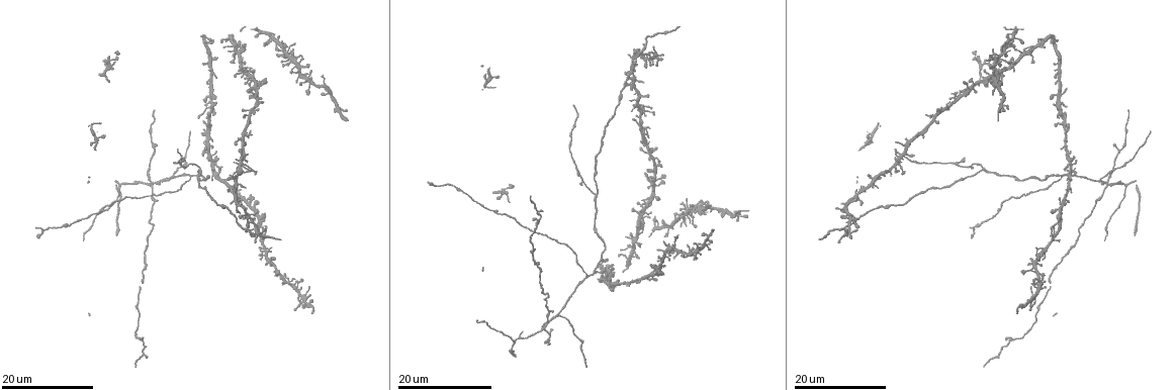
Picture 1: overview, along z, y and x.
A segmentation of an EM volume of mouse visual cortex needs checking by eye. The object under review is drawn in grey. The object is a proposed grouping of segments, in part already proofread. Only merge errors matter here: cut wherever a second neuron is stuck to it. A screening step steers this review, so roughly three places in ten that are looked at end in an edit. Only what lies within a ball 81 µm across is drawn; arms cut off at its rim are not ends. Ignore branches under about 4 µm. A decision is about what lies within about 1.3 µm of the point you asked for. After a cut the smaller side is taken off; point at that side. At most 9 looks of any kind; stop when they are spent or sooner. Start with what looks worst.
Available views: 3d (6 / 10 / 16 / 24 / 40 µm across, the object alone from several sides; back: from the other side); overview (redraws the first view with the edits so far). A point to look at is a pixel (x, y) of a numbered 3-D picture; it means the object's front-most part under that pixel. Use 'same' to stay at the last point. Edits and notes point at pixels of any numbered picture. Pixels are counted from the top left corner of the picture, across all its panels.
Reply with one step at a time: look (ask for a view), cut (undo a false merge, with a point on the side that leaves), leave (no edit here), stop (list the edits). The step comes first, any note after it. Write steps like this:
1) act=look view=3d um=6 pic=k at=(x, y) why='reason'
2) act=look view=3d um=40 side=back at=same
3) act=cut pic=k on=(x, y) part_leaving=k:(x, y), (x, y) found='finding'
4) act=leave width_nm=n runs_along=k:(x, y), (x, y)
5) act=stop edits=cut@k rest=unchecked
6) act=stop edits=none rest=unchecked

act=look view=3d um=24 pic=1 at=(545, 322) why='looks like a crossing'

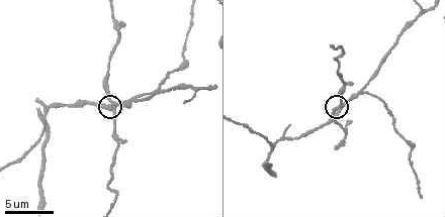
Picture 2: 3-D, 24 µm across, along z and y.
act=look view=3d um=10 pic=2 at=(112, 108)

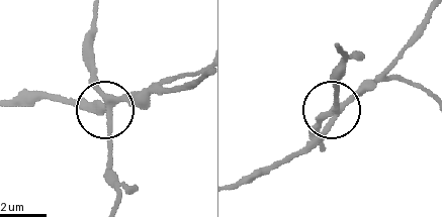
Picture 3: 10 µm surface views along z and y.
act=cut pic=3 on=(108, 132) side_arm_um=27 part_leaving=3:(125, 99), (110, 110), (116, 203) found='a second neuron is stuck on'

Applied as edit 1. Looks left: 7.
act=look view=overview

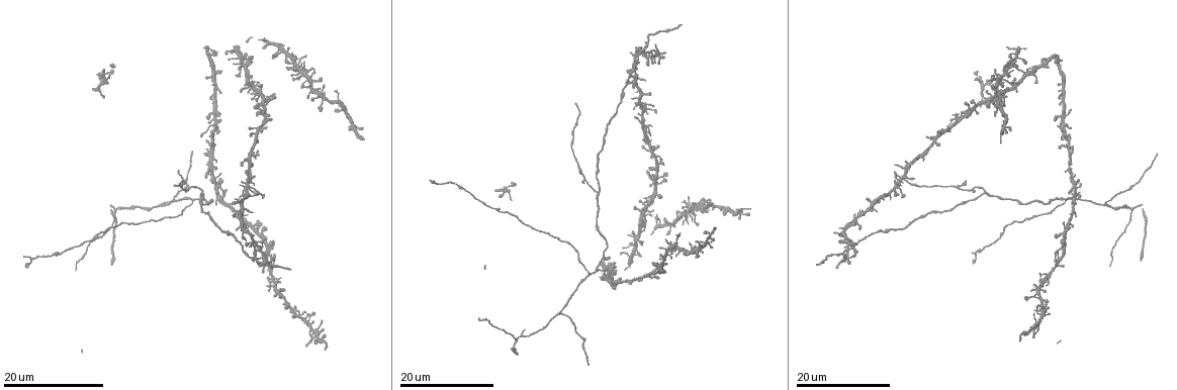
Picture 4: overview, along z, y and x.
act=look view=3d um=16 pic=4 at=(959, 186) why='a fork'

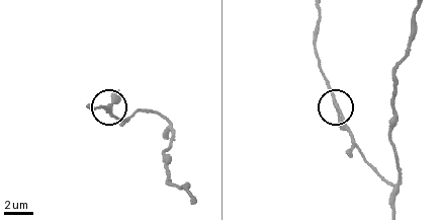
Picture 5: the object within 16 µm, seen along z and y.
act=look view=3d um=6 pic=5 at=(338, 106)

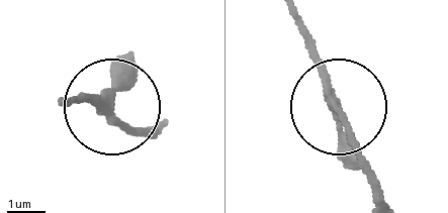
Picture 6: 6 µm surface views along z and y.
act=leave width_nm=250 runs_along=6:(165, 124), (129, 130), (106, 102), (75, 102) found='one neuron here'

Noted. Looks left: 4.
act=look view=3d um=10 pic=2 at=(423, 10) why='thin arm on a thick one'

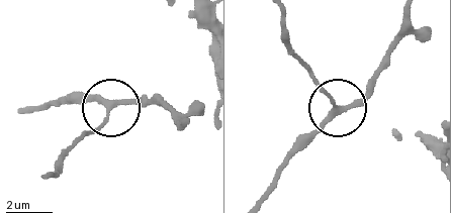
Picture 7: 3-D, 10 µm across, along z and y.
act=look view=3d um=10 side=back pic=7 at=(336, 112) why='from behind'

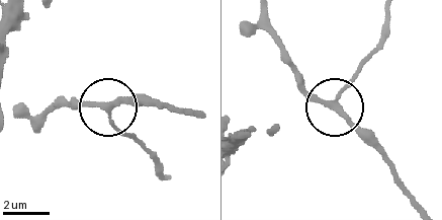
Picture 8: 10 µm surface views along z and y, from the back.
act=leave runs_along=8:(262, 14), (302, 90), (330, 103), (370, 58) found='one neuron here'

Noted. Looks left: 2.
act=stop edits=cut@3 rest=unchecked

